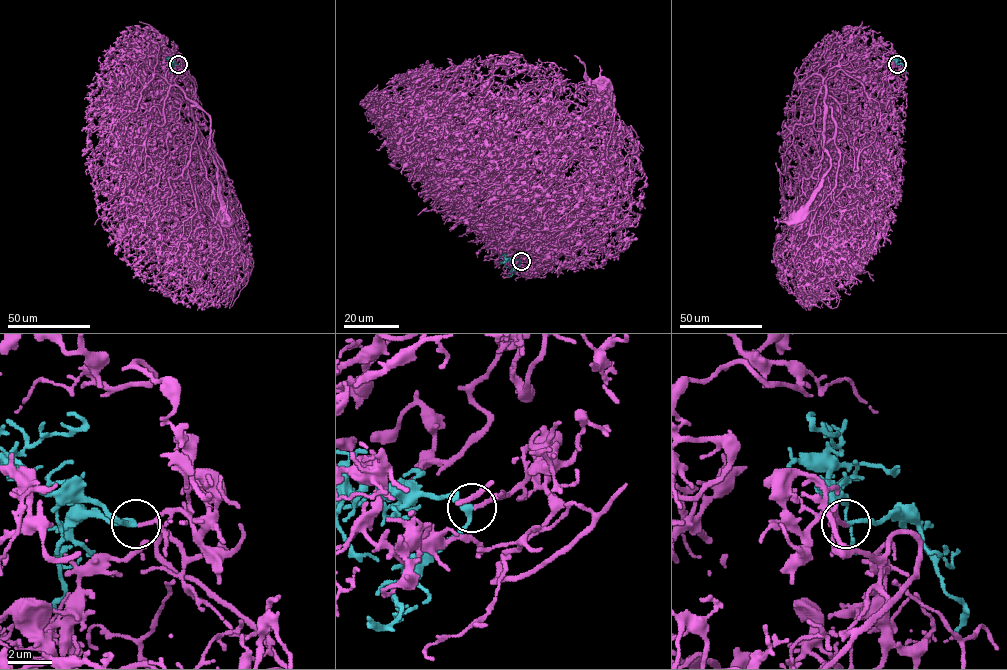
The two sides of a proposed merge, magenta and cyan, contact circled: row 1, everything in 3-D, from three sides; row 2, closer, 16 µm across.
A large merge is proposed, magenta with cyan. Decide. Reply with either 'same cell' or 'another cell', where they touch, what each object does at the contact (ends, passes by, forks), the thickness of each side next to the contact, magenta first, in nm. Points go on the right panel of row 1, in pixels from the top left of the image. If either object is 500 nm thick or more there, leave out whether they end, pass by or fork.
same cell; at (897, 64); magenta passes by; cyan passes by; 130 nm thick on the magenta side, 200 nm on the other

